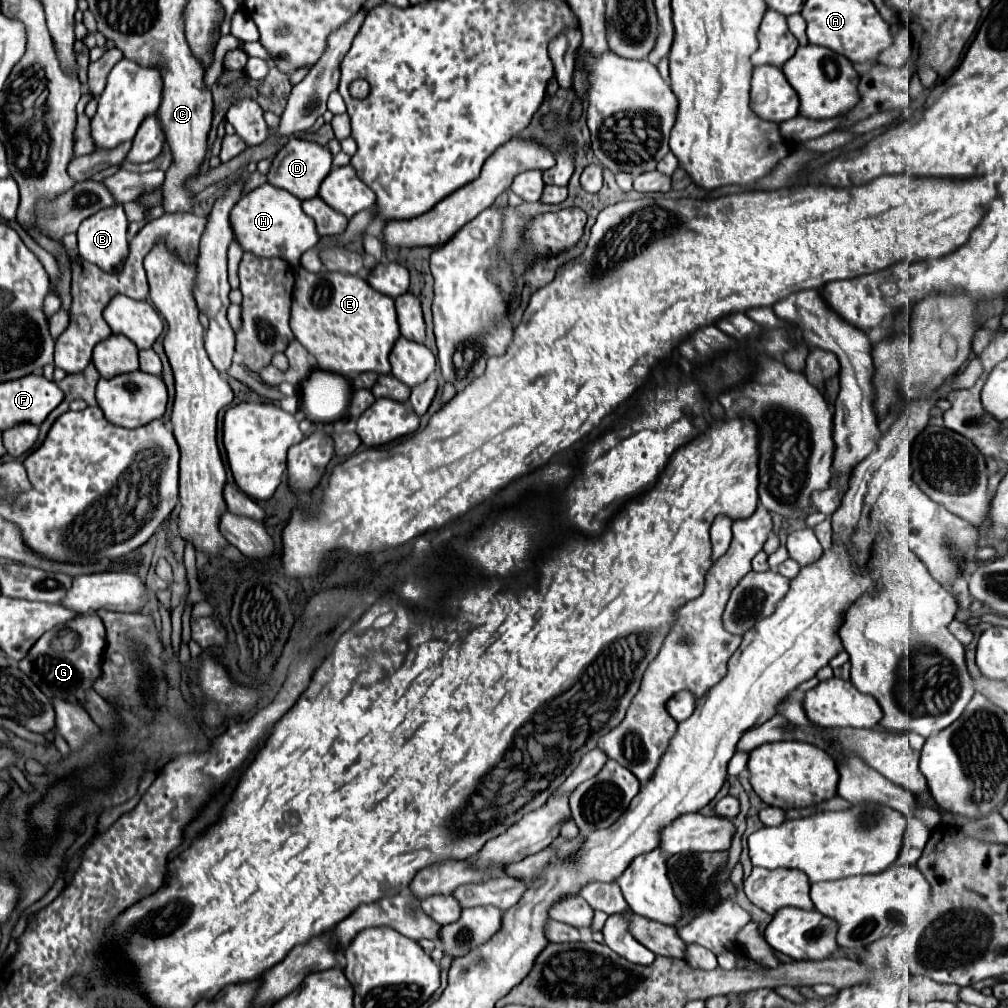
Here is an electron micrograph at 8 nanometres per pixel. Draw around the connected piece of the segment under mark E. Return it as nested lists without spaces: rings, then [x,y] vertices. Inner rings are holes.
[[[301,268],[295,276],[295,292],[293,292],[293,306],[291,306],[291,330],[295,338],[311,352],[317,360],[319,370],[351,376],[361,372],[377,372],[377,374],[389,374],[389,352],[399,338],[399,324],[395,316],[395,302],[393,298],[375,292],[361,276],[341,274],[341,272],[327,272],[321,270],[317,274],[307,272]]]

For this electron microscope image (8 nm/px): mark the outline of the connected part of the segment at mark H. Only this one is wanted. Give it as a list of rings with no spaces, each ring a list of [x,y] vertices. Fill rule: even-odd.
[[[263,184],[239,198],[235,210],[231,210],[231,228],[243,252],[259,258],[283,258],[291,266],[297,266],[301,254],[319,242],[315,222],[301,210],[301,200],[271,184]]]

